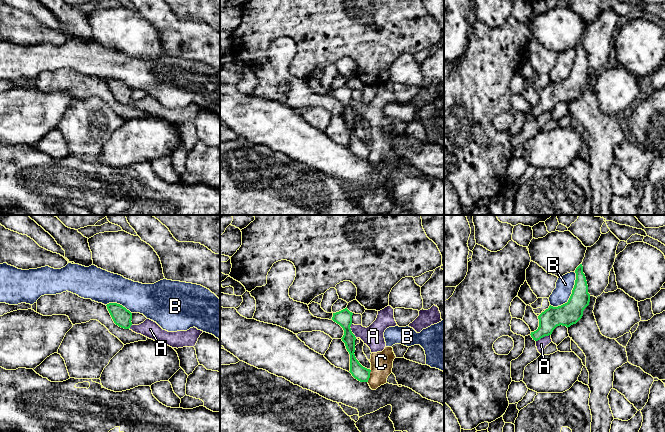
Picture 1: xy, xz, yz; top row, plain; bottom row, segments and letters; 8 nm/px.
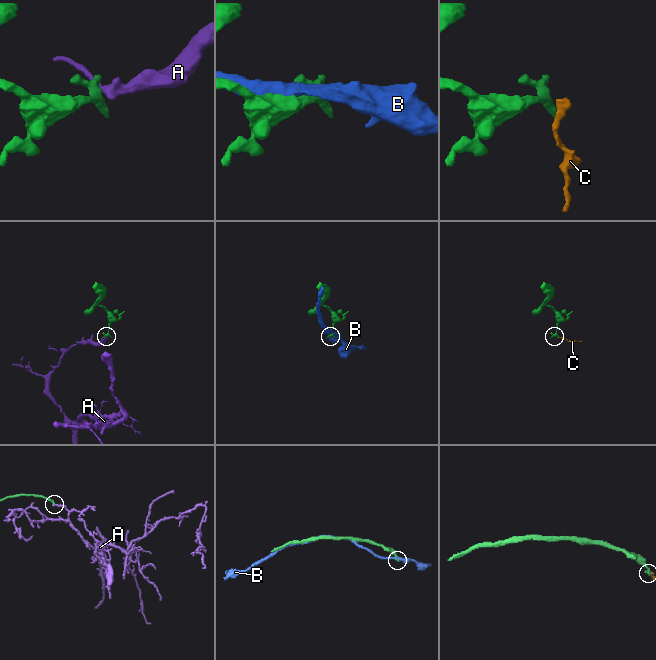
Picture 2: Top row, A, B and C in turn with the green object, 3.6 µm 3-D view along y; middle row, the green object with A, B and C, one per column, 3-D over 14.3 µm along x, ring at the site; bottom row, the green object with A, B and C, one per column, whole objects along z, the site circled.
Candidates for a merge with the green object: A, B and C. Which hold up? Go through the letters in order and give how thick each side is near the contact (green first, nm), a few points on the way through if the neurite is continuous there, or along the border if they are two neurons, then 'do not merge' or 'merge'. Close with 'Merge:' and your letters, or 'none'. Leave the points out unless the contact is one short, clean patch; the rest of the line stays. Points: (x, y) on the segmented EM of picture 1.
A: 180/90 nm | along yz (550, 334), (536, 341) | do not merge
B: 180/140 nm | do not merge
C: 120/180 nm | along xz (371, 370), (367, 381) | do not merge
Merge: none

